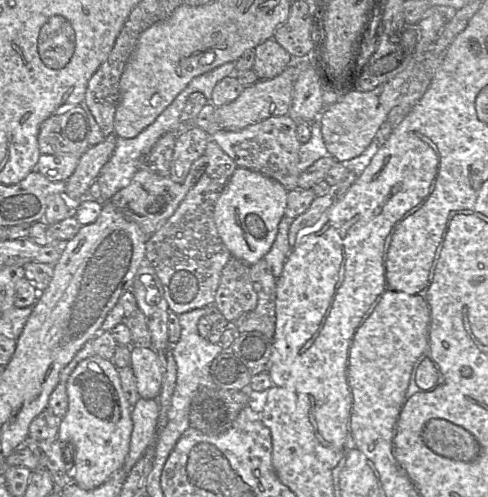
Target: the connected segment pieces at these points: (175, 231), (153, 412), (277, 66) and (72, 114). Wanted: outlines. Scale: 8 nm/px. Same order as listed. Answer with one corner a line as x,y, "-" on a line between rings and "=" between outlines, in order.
212,139
208,140
204,154
208,158
204,174
186,194
175,213
146,240
146,260
162,283
169,310
177,315
215,303
222,269
231,258
217,232
214,207
238,166
=
139,398
132,408
133,430
130,450
123,466
127,475
137,461
145,454
148,447
154,446
158,433
158,415
158,399
=
270,38
265,42
261,43
260,45
258,45
257,47
255,47
254,53
255,59
252,69
255,71
258,79
260,80
272,79
281,74
294,61
302,61
302,60
294,60
294,58
290,55
290,53
288,53
273,38
=
81,105
70,106
51,115
41,123
41,126
42,132
38,133
38,146
41,154
73,154
81,158
91,147
89,118

